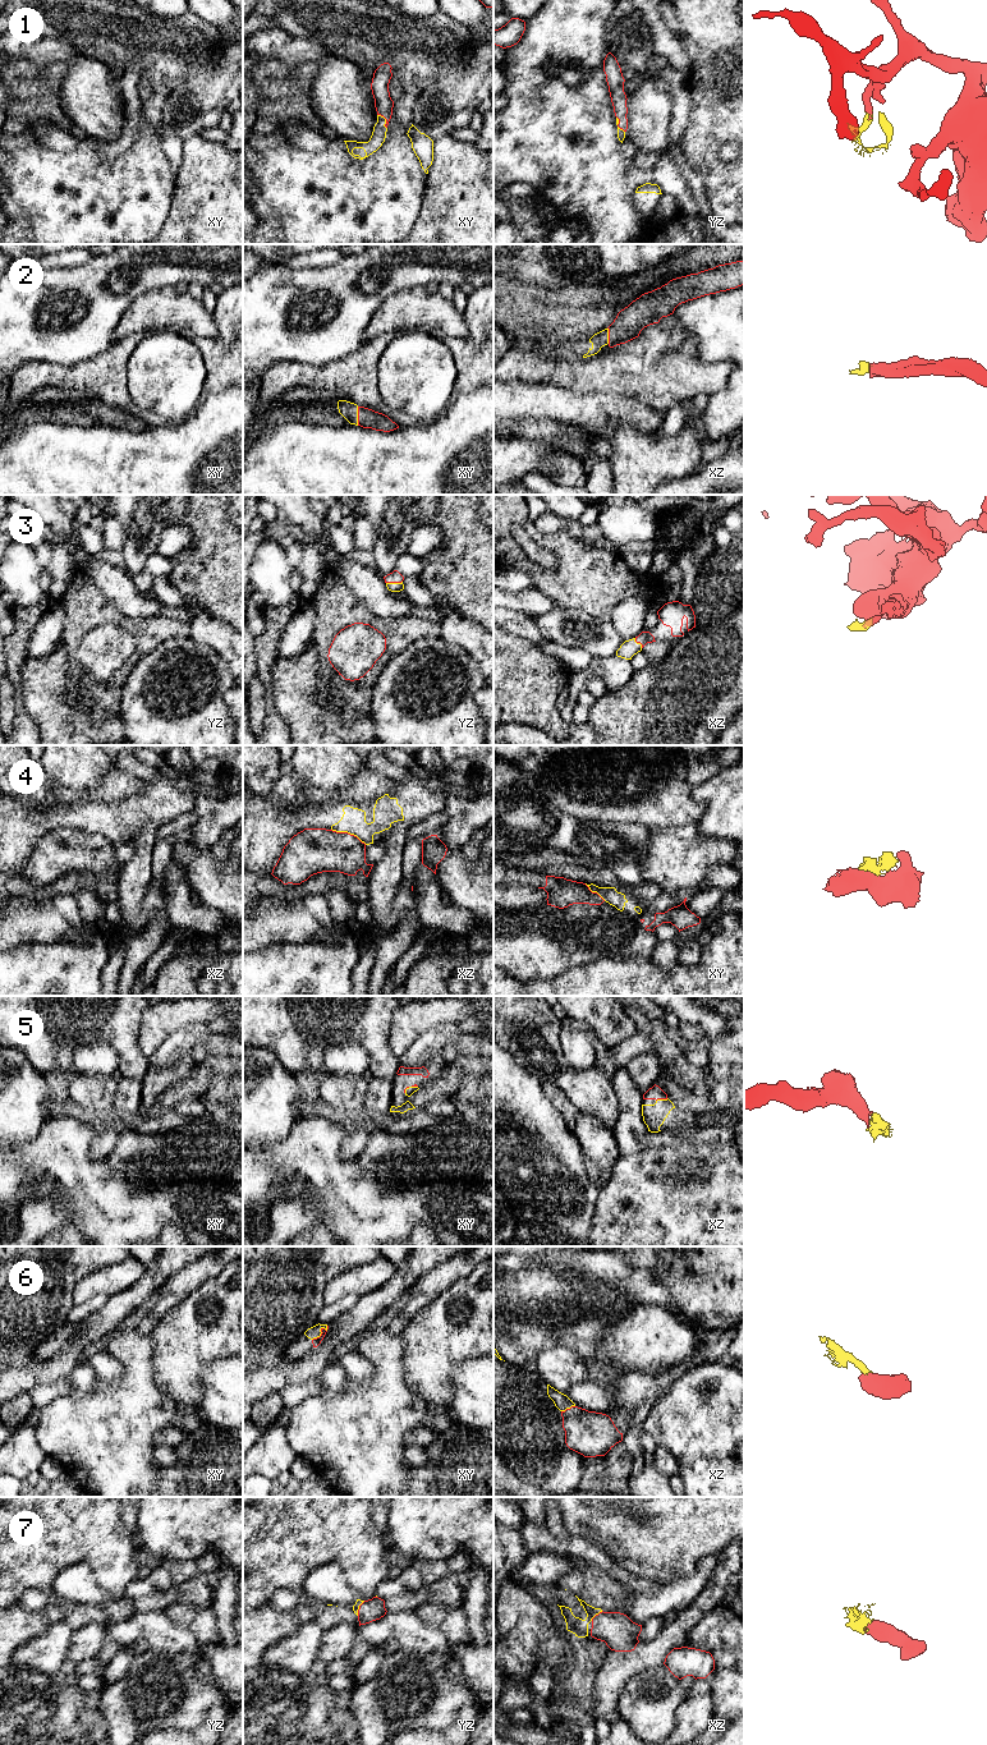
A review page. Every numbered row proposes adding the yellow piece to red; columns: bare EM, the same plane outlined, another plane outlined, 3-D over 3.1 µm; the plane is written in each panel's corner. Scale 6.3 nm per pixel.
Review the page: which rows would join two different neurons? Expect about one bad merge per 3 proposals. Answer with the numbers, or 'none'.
4

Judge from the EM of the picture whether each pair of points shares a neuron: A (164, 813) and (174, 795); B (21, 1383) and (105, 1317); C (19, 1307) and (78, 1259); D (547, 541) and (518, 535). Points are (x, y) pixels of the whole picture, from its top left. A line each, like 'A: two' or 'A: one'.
A: one
B: one
C: one
D: two

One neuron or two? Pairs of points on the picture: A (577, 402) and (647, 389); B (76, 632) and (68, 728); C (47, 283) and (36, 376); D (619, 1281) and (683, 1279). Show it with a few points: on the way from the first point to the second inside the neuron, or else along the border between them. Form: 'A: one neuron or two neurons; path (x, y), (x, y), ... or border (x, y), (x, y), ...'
A: two neurons; border (593, 391), (628, 393), (650, 407)
B: one neuron; path (64, 656), (60, 673), (60, 697), (64, 703)
C: two neurons; border (68, 364), (28, 361), (13, 375)
D: two neurons; border (648, 1267), (653, 1277), (668, 1290), (674, 1304)

